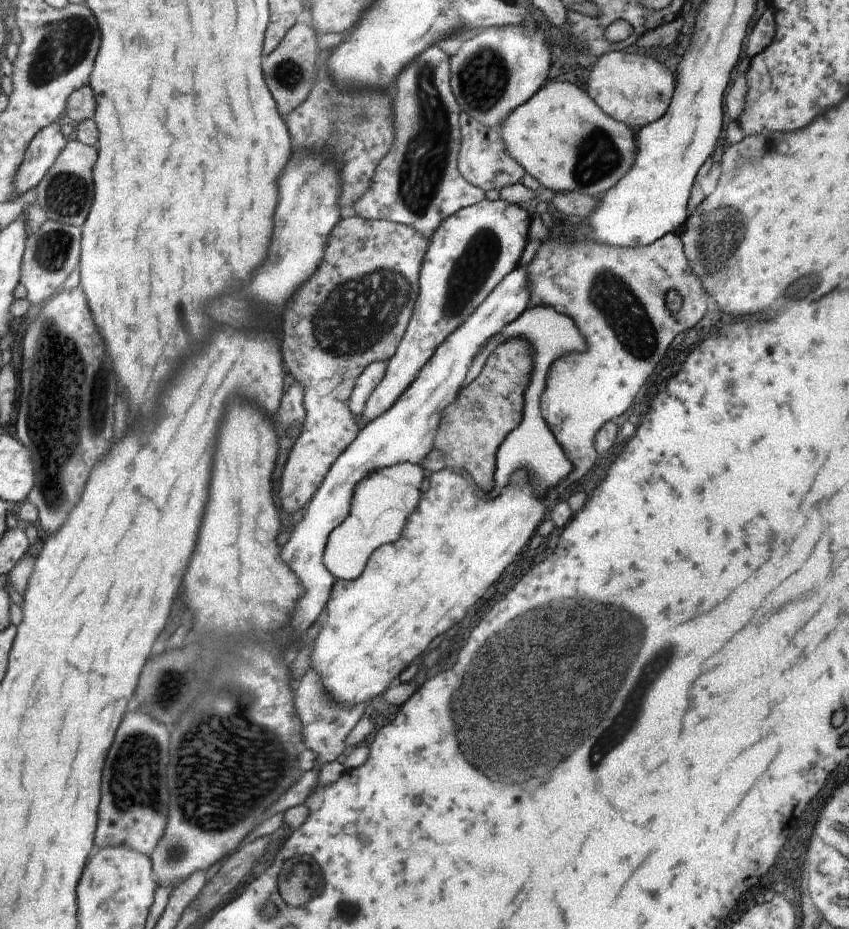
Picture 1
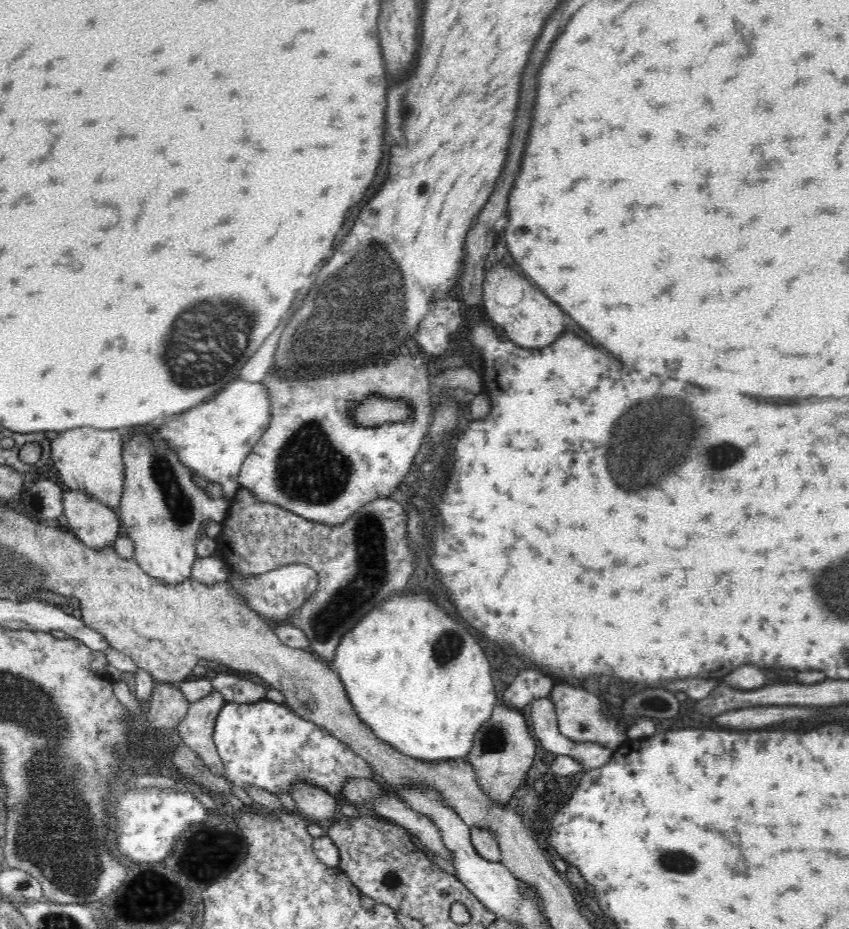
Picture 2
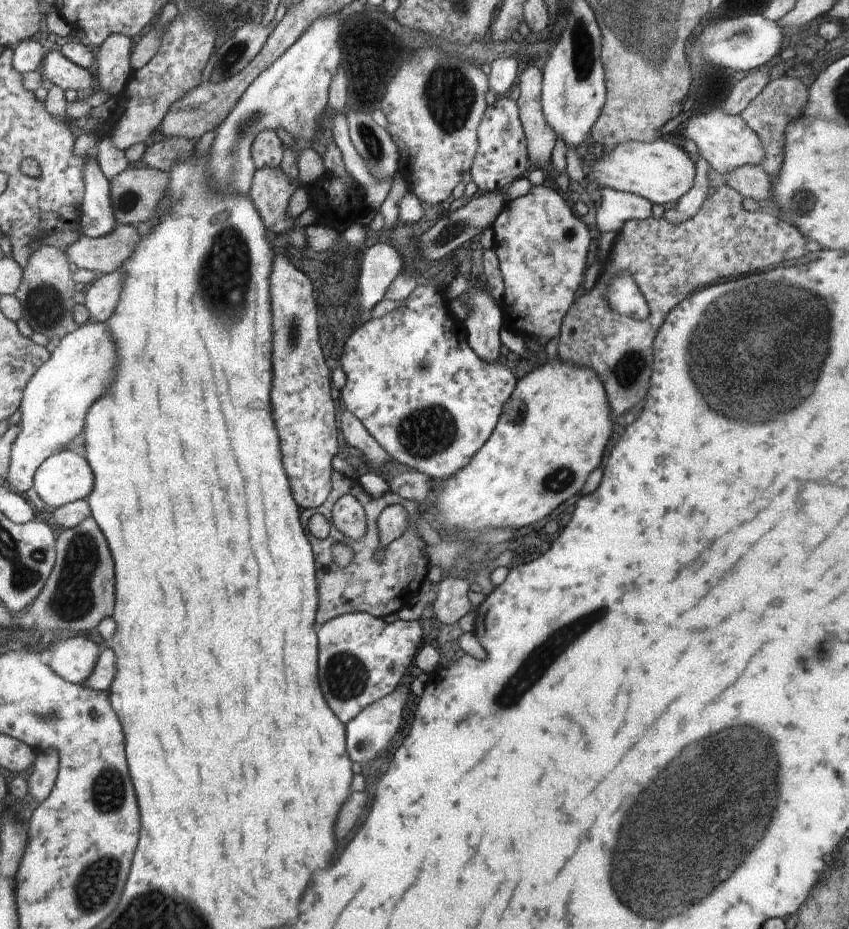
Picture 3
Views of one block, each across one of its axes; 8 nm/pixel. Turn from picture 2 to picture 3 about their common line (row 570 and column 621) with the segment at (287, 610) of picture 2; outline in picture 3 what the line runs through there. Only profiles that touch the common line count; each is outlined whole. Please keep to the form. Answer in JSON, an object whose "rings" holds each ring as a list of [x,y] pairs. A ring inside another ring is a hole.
{"rings":[[[618,274],[610,280],[606,290],[606,302],[612,312],[626,314],[634,319],[646,320],[650,316],[644,296],[638,286],[632,282],[630,274]]]}

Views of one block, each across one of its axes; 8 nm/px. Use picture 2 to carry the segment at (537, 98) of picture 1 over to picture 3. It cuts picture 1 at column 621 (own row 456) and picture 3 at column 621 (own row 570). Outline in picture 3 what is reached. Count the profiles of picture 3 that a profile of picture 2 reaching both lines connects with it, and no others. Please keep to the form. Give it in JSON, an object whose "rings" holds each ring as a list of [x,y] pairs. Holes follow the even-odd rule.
{"rings":[[[660,137],[652,142],[620,142],[614,150],[610,150],[610,154],[599,151],[598,158],[590,169],[590,180],[592,184],[596,184],[599,188],[612,188],[612,190],[622,191],[624,193],[633,193],[646,200],[650,200],[652,205],[664,204],[668,202],[678,201],[688,190],[692,189],[695,178],[695,162],[682,147],[678,147],[675,139],[662,140]]]}

